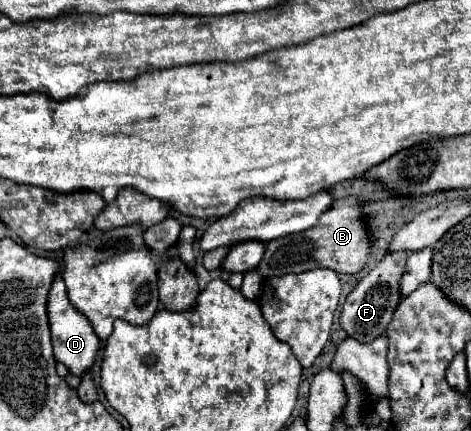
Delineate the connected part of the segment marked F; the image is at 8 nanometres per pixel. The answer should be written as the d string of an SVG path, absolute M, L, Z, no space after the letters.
M394 252L394 254L386 254L372 270L370 274L366 274L356 288L348 294L342 314L340 314L340 326L346 330L346 334L362 344L368 344L370 340L374 340L376 336L380 336L386 326L392 320L392 314L400 302L400 278L406 266L406 252Z

